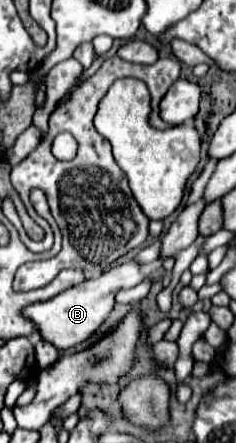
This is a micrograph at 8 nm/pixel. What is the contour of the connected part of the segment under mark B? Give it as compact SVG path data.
M131 260L127 264L103 272L95 280L85 280L85 284L79 284L77 288L69 288L69 292L61 292L61 296L55 296L53 300L25 308L25 316L29 316L37 324L37 330L45 342L51 342L57 350L67 350L89 338L101 326L105 316L111 312L115 304L115 294L119 290L133 288L143 280L145 274L141 272L141 264Z

